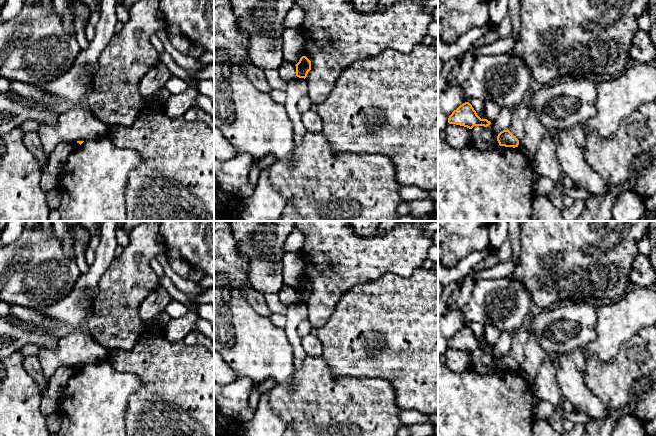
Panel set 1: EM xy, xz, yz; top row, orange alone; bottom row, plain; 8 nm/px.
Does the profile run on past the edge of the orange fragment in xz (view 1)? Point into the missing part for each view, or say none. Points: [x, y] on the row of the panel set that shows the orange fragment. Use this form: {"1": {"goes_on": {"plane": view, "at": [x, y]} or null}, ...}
{"1": {"goes_on": null}}

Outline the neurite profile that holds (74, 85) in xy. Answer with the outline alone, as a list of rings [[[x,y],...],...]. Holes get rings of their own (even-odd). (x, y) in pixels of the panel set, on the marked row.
[[[100,0],[100,16],[96,35],[85,50],[81,50],[73,65],[62,75],[39,88],[49,95],[76,105],[85,104],[99,70],[99,57],[115,35],[118,22],[116,5],[119,0]]]

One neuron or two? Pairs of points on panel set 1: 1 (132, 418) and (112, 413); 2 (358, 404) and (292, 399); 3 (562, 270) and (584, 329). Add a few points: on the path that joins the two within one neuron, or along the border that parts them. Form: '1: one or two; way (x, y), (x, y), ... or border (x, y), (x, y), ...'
1: two; border (132, 394), (126, 408), (124, 425)
2: one; way (342, 404), (308, 404)
3: two; border (569, 301), (585, 302)

